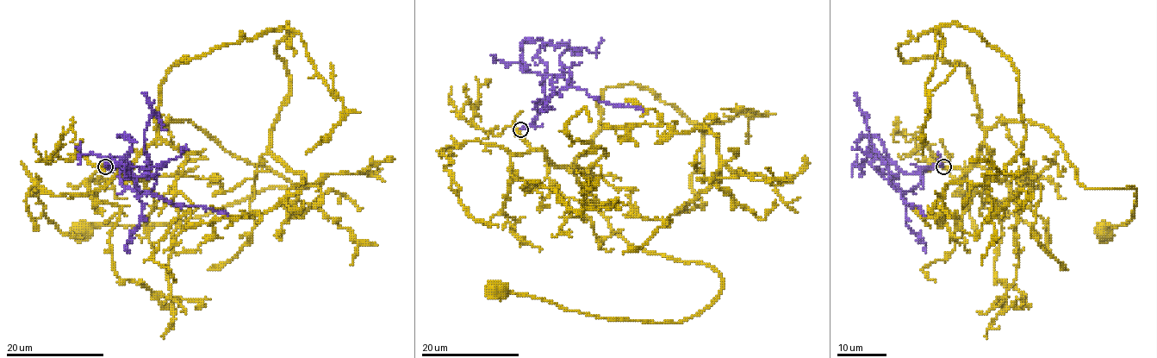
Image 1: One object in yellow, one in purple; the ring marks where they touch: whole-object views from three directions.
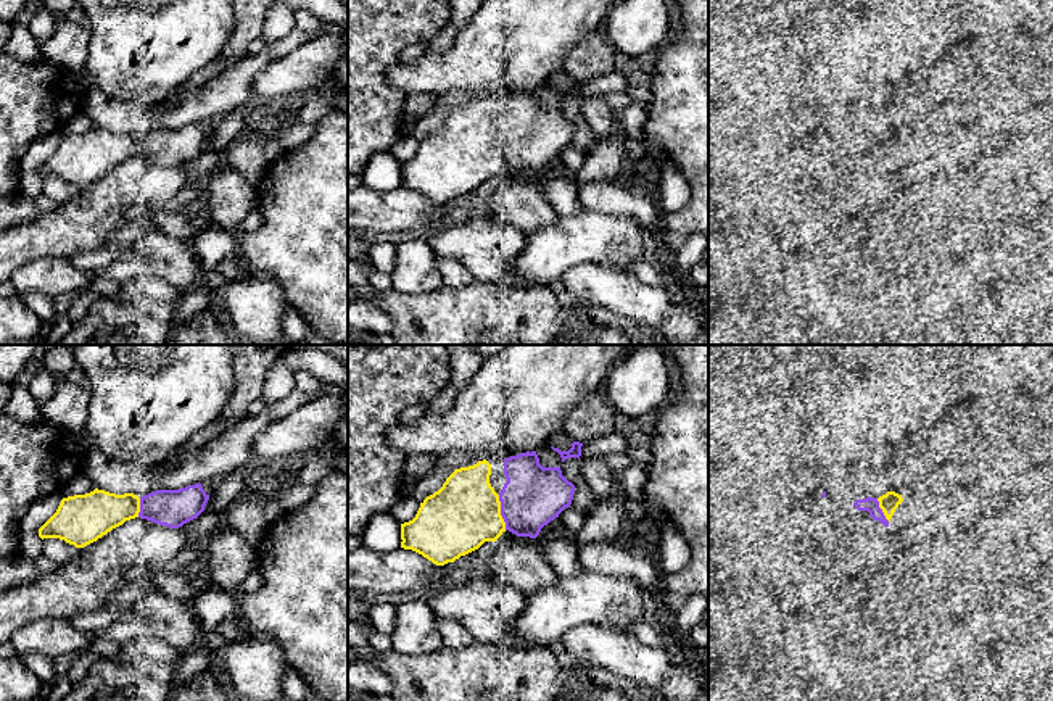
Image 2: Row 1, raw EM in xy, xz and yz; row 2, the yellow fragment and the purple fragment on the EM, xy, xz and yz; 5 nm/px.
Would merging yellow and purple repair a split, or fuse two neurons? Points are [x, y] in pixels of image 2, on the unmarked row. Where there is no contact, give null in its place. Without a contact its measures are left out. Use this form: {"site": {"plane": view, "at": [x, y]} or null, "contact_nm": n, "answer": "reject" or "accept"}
{"site": {"plane": "xz", "at": [499, 152]}, "contact_nm": 180, "answer": "accept"}

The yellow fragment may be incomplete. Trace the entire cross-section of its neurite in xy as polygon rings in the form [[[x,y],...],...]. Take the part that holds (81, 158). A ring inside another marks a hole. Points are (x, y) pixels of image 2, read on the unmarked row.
[[[201,122],[179,129],[156,129],[142,137],[95,127],[85,134],[63,137],[56,151],[39,168],[39,176],[60,177],[84,187],[135,156],[179,168],[196,158],[208,139],[209,134]]]

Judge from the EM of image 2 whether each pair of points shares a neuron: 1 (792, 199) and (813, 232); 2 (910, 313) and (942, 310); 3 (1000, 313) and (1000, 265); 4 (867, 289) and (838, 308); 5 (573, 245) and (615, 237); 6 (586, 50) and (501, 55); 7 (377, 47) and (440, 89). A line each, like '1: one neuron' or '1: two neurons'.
1: two neurons
2: two neurons
3: two neurons
4: two neurons
5: one neuron
6: two neurons
7: two neurons

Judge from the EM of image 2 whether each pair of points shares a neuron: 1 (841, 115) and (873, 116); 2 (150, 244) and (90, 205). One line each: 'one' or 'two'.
1: two
2: two

